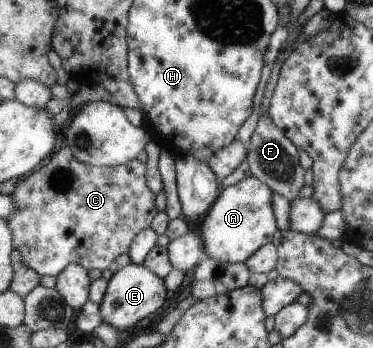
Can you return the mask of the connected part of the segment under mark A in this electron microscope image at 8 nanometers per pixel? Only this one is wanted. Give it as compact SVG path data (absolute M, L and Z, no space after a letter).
M253 174L222 189L200 227L205 256L224 263L245 263L260 247L271 243L278 230L272 207L272 193L270 187Z

